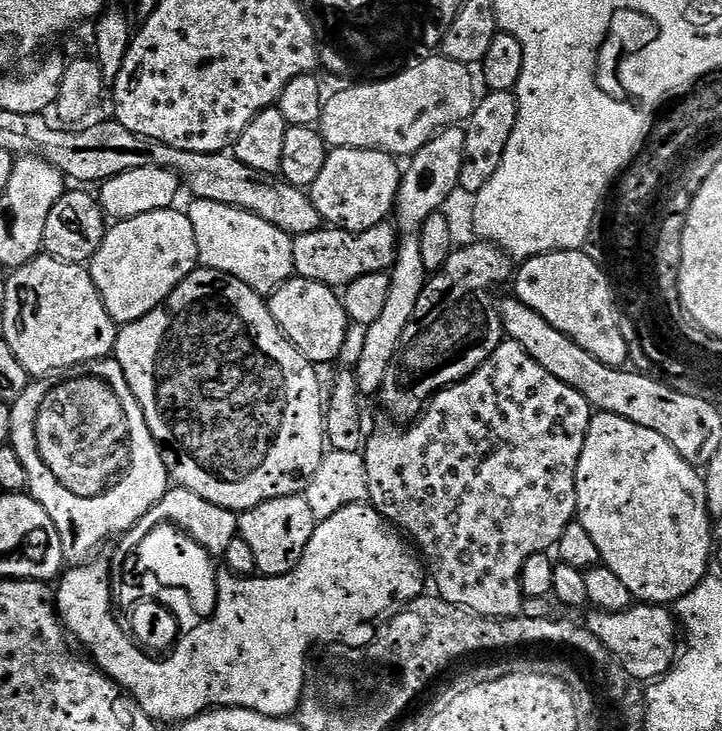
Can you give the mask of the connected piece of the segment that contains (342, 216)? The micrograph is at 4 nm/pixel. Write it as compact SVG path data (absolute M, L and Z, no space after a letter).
M333 148L326 158L326 166L322 166L322 174L314 181L310 195L318 210L321 221L333 228L345 228L347 232L365 232L374 226L385 223L393 215L396 206L396 195L400 189L402 168L397 157L378 149Z

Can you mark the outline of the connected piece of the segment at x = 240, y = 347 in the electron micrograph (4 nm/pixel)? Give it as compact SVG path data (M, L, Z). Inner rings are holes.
M197 267L195 272L189 274L172 291L166 302L150 310L150 314L138 318L138 322L125 324L117 331L114 359L118 366L122 366L124 380L130 386L136 401L142 406L142 414L150 426L150 434L160 445L164 465L167 466L171 483L175 487L194 490L194 494L206 498L206 502L214 502L214 506L222 506L237 514L262 502L270 502L274 498L299 496L306 492L326 453L326 400L324 396L320 397L320 380L316 377L318 368L288 341L278 322L274 322L272 312L268 308L268 300L250 286L246 286L246 282L233 276L225 276L213 268Z

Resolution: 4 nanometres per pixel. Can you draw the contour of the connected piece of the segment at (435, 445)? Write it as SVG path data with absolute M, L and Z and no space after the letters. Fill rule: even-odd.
M502 342L486 358L478 370L474 370L464 380L450 385L437 392L428 401L428 407L420 413L418 419L411 425L408 433L399 432L396 428L380 428L367 437L362 449L365 460L366 477L369 483L369 501L380 515L395 526L413 545L417 544L419 555L427 575L436 583L435 591L446 602L480 616L489 616L495 620L513 619L525 611L526 597L520 585L520 571L526 558L534 558L534 554L551 553L562 538L563 531L577 519L576 515L576 475L578 474L578 458L582 458L582 446L586 442L588 427L592 421L594 409L591 404L578 394L578 390L570 390L566 382L558 382L522 346L511 342Z

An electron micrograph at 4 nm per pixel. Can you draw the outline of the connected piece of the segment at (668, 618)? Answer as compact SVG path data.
M640 602L625 612L589 613L586 627L602 640L615 663L621 664L633 681L655 682L672 671L678 659L678 621L667 607Z

